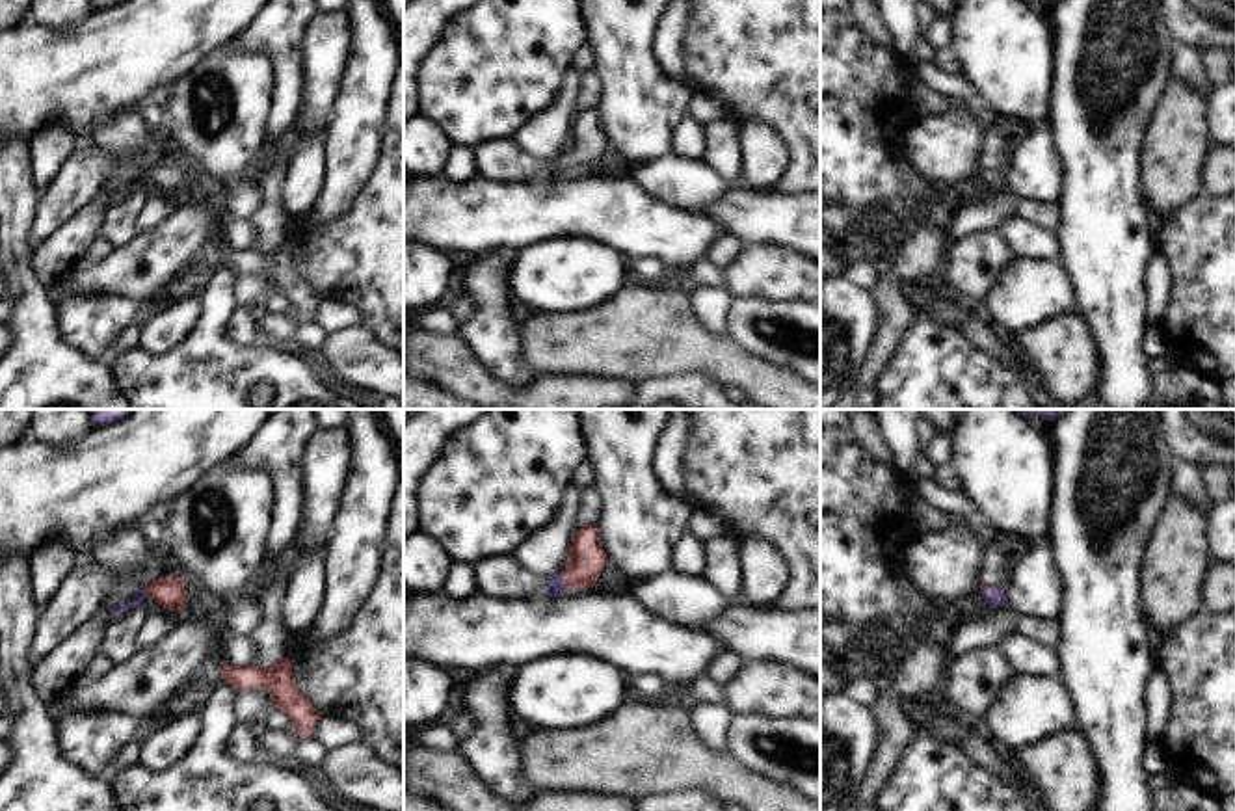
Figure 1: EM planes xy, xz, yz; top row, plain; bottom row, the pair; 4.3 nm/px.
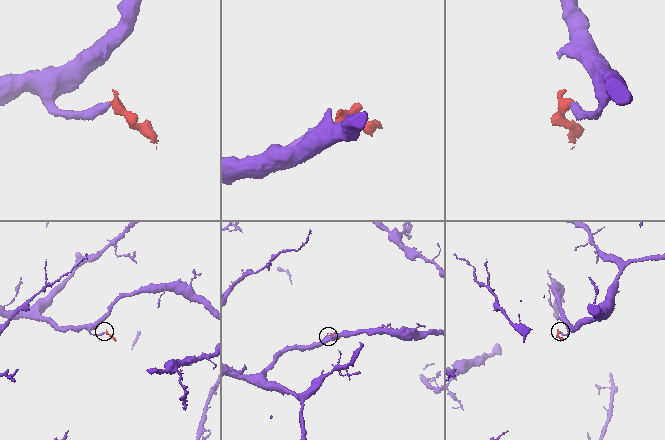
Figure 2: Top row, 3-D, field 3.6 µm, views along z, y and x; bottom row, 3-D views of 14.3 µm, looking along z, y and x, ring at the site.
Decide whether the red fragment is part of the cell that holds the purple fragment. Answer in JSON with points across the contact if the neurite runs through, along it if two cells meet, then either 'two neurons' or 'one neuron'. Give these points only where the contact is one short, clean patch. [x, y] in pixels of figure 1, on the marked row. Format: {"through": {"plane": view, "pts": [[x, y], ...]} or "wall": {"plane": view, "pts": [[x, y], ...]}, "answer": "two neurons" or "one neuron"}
{"through": {"plane": "xz", "pts": [[557, 584], [564, 581], [586, 560]]}, "answer": "one neuron"}

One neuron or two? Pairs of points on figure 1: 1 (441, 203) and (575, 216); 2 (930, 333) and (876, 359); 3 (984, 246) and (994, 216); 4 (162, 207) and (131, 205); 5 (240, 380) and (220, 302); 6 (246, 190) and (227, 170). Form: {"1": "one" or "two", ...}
{"1": "one", "2": "two", "3": "two", "4": "two", "5": "one", "6": "one"}

